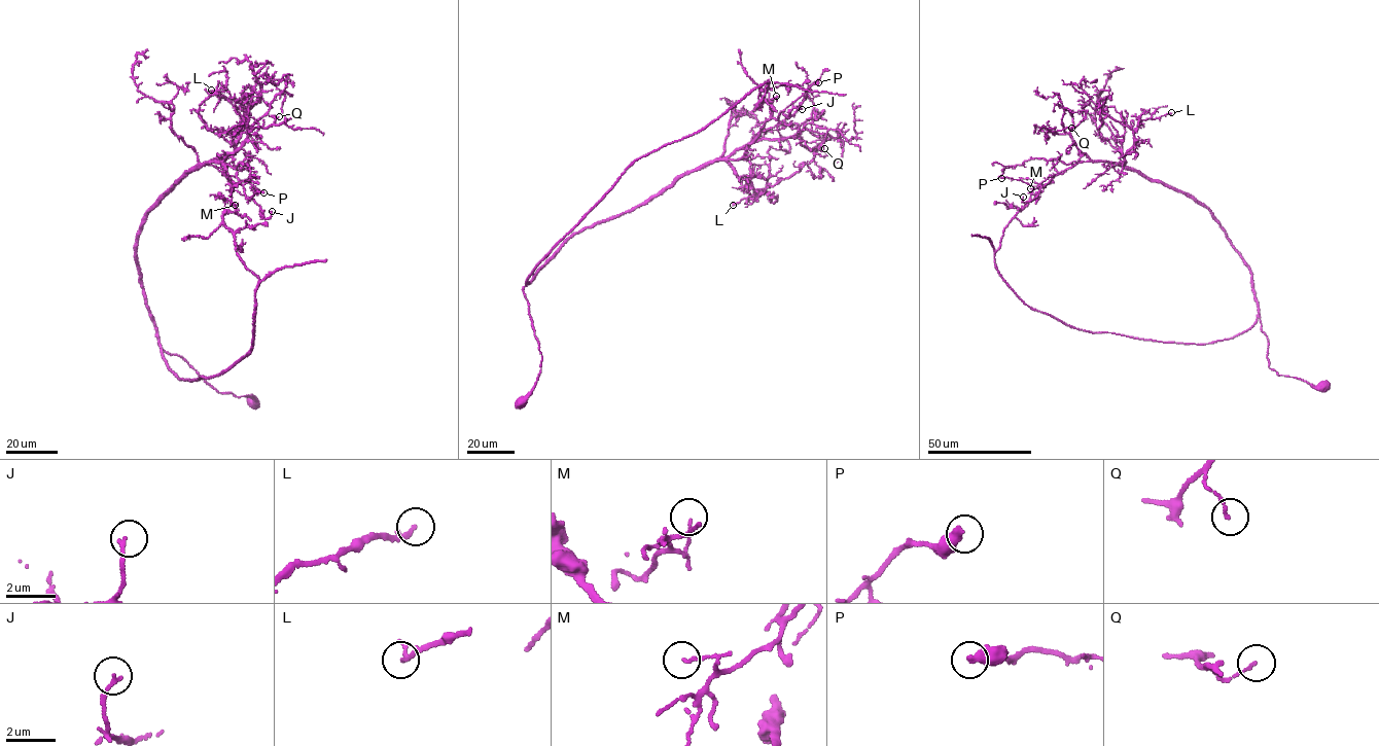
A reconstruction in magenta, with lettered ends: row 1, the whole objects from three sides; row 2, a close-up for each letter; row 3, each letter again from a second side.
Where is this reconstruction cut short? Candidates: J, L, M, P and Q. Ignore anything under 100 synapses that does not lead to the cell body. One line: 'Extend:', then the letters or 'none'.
Extend: none

